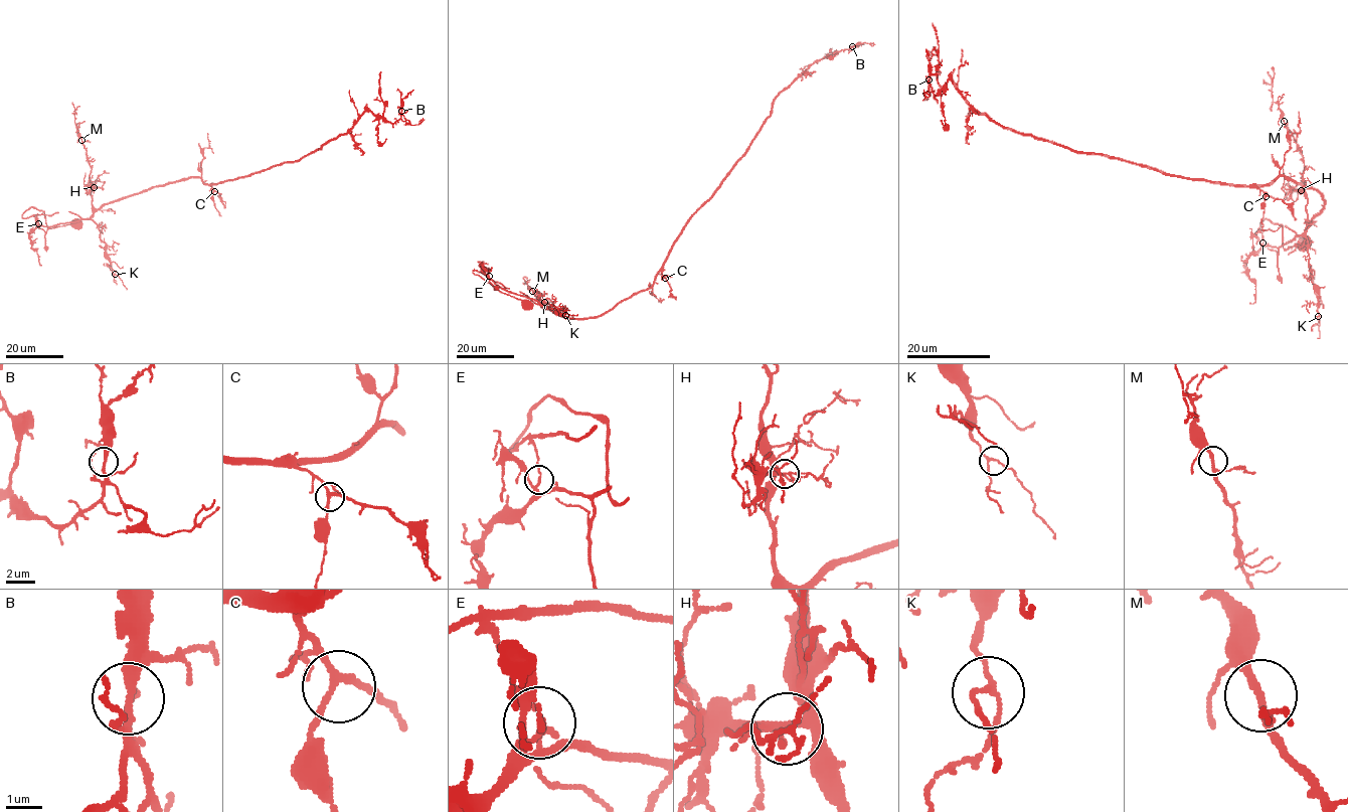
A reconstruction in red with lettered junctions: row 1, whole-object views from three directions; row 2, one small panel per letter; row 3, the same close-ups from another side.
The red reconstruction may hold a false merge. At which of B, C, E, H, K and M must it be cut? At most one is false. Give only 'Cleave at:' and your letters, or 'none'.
Cleave at: none

